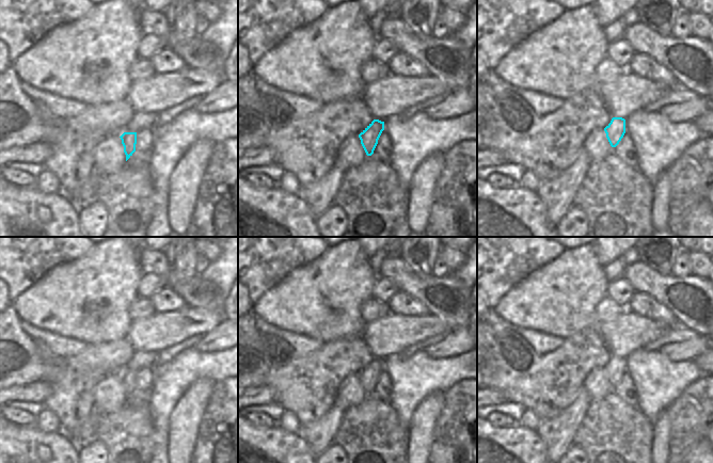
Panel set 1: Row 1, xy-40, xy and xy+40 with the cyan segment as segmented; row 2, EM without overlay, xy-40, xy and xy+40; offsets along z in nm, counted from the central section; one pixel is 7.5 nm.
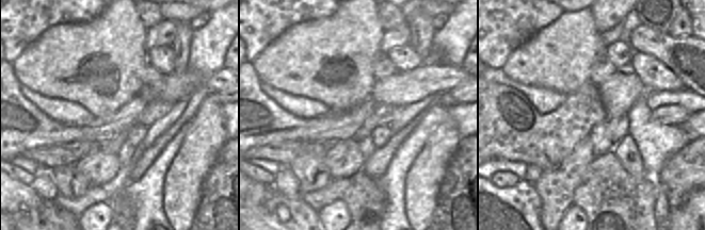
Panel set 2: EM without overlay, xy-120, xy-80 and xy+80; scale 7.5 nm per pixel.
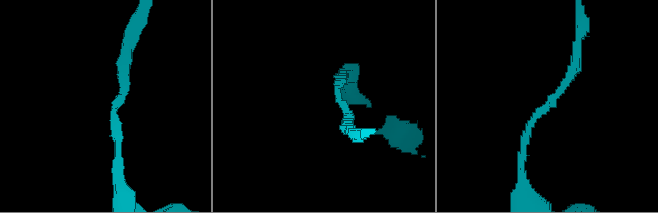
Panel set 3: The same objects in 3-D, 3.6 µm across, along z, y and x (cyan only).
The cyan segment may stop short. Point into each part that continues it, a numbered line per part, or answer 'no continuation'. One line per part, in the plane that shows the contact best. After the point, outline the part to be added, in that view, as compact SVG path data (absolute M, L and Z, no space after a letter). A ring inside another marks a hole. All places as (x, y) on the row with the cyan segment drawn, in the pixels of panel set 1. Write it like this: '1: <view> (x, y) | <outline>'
no continuation

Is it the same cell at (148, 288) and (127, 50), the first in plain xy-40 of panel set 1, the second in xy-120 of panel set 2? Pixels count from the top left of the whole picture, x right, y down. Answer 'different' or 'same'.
different

